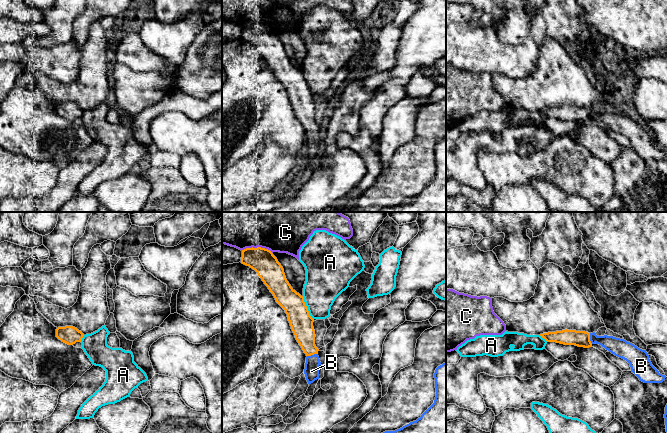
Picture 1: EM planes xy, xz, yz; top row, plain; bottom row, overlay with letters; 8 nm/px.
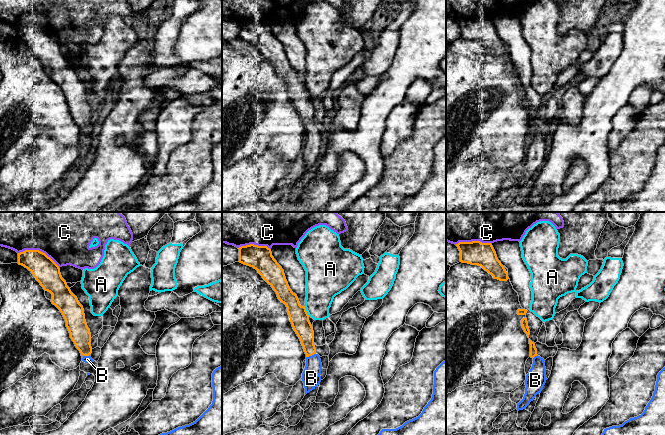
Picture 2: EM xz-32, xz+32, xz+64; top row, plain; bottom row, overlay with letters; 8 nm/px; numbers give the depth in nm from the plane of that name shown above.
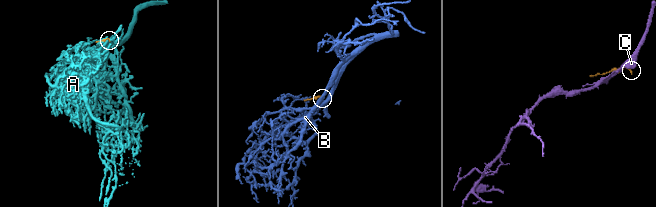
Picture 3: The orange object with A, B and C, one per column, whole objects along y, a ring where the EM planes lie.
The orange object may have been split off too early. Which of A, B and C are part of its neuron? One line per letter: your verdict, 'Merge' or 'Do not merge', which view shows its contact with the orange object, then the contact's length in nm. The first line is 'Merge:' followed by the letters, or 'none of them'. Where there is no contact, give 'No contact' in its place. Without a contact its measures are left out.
Merge: B
A: Do not merge. Touches orange in xz. Shared border 220 nm
B: Merge. Touches orange in yz. Shared border 90 nm
C: Do not merge. Touches orange in xz. Shared border 260 nm

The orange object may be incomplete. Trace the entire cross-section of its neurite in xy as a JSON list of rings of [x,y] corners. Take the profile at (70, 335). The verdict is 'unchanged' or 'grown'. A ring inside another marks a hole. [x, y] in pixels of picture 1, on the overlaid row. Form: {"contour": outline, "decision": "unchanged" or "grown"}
{"contour": [[[73,326],[58,327],[56,329],[56,337],[68,345],[81,342],[83,336],[84,334]]], "decision": "unchanged"}

